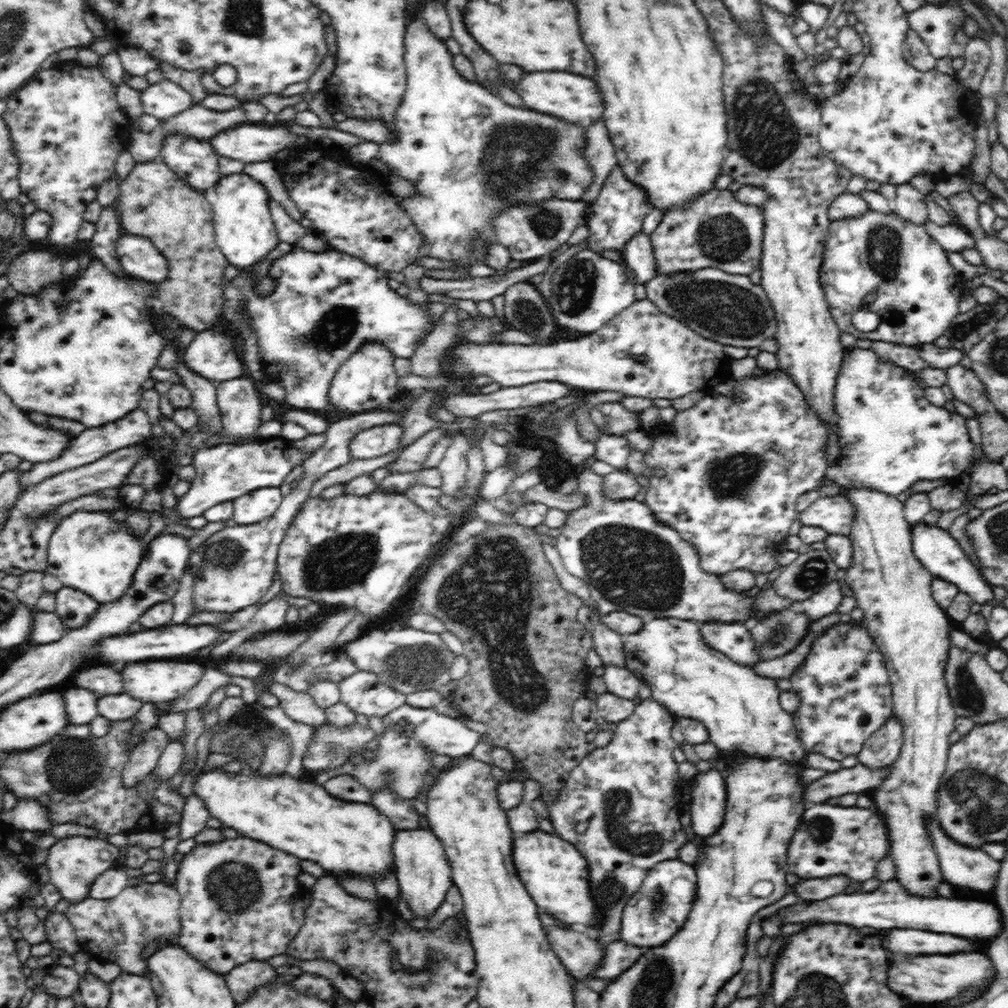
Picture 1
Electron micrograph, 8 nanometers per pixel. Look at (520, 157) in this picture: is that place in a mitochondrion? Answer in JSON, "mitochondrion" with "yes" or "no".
{"mitochondrion":"yes"}

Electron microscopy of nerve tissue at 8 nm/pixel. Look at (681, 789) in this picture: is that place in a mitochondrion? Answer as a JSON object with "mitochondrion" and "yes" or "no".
{"mitochondrion":"no"}

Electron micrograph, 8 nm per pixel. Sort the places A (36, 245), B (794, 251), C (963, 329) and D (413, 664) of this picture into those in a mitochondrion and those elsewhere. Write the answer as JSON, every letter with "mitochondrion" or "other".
{"A":"other","B":"other","C":"mitochondrion","D":"mitochondrion"}

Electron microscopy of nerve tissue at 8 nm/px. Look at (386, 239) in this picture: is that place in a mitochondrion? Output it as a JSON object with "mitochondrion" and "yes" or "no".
{"mitochondrion":"no"}

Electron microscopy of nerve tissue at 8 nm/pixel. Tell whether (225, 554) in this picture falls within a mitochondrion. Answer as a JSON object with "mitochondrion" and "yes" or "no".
{"mitochondrion":"yes"}

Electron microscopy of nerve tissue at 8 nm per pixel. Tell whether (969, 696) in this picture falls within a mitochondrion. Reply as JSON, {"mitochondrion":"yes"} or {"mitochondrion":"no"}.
{"mitochondrion":"yes"}

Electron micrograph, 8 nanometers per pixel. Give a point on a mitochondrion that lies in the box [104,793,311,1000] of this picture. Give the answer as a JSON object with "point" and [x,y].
{"point":[234,884]}

